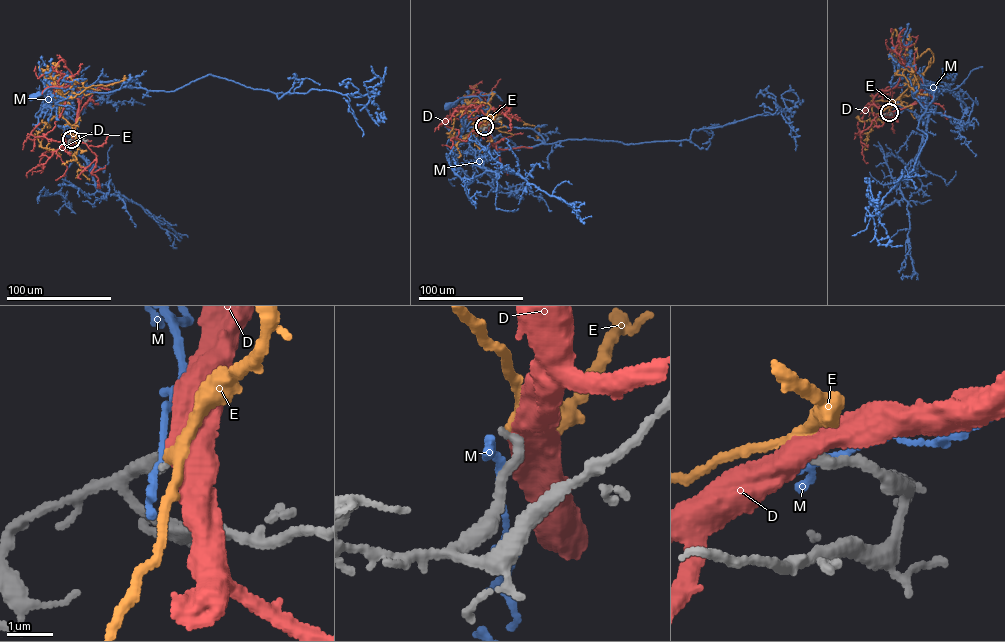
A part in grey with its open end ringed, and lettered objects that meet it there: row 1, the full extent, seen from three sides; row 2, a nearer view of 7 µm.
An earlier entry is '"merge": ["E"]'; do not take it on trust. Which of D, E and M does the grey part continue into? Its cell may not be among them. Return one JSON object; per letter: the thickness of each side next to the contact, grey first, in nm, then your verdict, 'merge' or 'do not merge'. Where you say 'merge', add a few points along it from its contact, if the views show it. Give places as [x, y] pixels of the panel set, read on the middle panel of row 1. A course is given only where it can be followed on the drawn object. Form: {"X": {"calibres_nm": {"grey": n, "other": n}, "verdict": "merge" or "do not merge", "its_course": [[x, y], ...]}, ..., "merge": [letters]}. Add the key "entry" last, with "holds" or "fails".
{"D": {"calibres_nm": {"grey": 240, "other": 550}, "verdict": "do not merge"}, "E": {"calibres_nm": {"grey": 240, "other": 200}, "verdict": "merge", "its_course": [[484, 126], [455, 137], [461, 124], [483, 109], [533, 125], [540, 131], [537, 138]]}, "M": {"calibres_nm": {"grey": 320, "other": 120}, "verdict": "do not merge"}, "merge": ["E"], "entry": "holds"}

